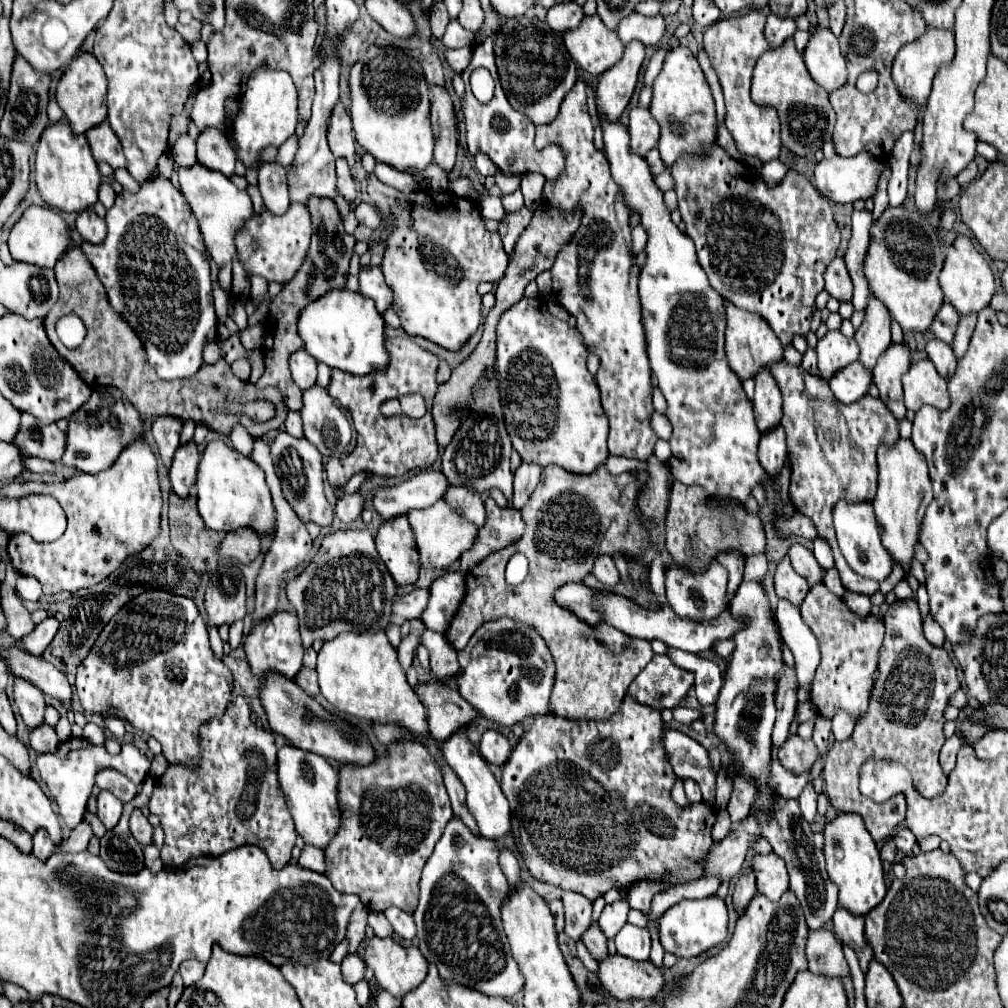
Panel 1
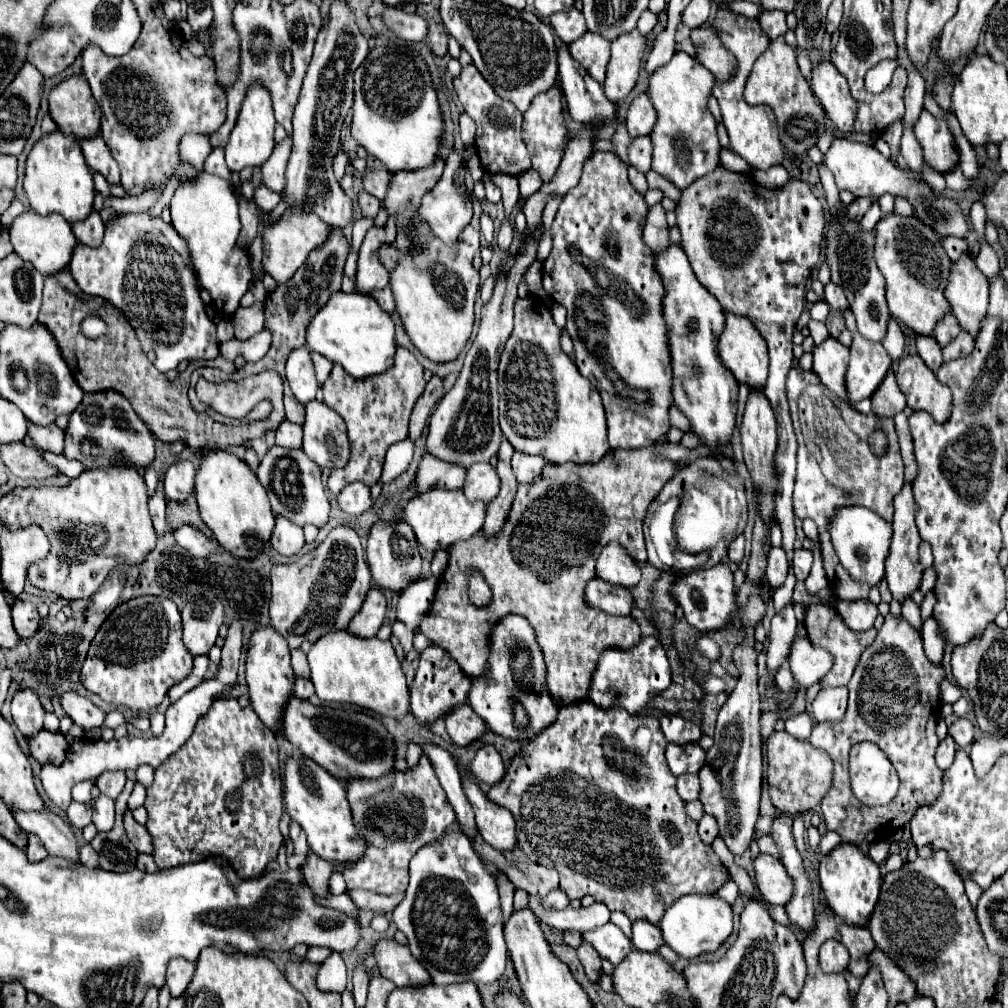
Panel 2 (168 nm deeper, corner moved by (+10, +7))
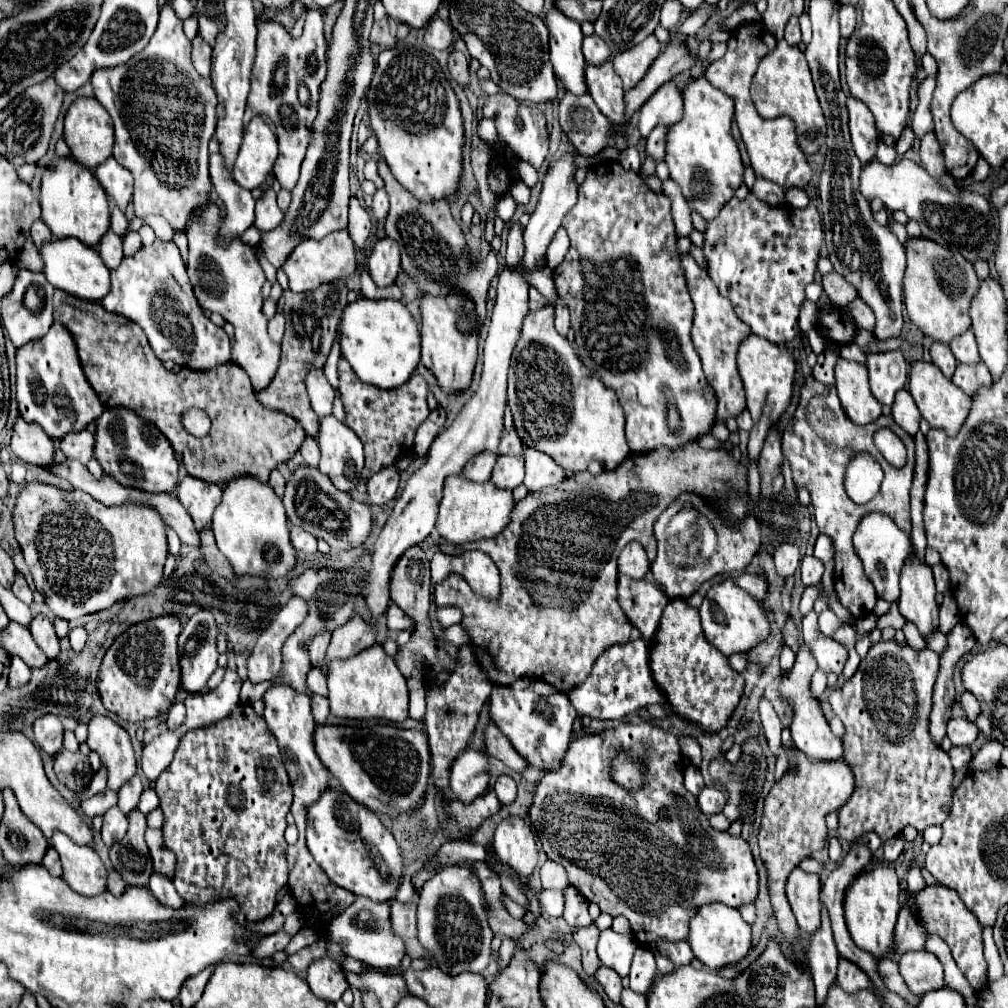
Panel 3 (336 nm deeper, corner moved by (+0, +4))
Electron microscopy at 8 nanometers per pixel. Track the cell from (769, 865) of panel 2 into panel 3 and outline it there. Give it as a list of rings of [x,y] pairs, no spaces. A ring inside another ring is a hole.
[[[794,869],[786,883],[786,897],[790,901],[792,913],[804,933],[814,933],[820,927],[822,913],[822,881],[814,873]]]

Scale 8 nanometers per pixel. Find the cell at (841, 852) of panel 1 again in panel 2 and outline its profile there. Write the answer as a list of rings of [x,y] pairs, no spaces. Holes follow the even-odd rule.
[[[840,842],[832,852],[820,860],[820,884],[824,886],[824,896],[836,916],[846,924],[866,926],[880,892],[880,868],[866,856],[856,844]]]

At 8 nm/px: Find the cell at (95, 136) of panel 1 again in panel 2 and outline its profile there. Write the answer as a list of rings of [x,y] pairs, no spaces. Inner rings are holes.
[[[96,134],[92,138],[82,138],[80,148],[82,148],[82,154],[84,154],[90,170],[98,170],[100,174],[106,176],[108,182],[120,182],[118,164],[114,160],[114,156],[108,152],[108,146],[104,144],[100,134]]]

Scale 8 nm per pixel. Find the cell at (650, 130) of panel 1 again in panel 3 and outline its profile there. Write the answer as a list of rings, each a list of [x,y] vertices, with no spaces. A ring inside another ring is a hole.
[[[674,81],[664,83],[640,109],[640,133],[648,137],[656,125],[674,125],[682,119],[682,91]]]

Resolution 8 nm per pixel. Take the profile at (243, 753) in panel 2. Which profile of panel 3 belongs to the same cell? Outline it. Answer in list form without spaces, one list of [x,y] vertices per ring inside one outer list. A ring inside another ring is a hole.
[[[240,703],[226,719],[198,731],[188,731],[180,739],[174,761],[158,777],[156,791],[166,817],[162,827],[164,843],[178,857],[174,875],[178,895],[188,903],[198,903],[198,899],[202,903],[210,899],[236,899],[238,907],[242,907],[238,923],[256,923],[268,917],[276,907],[278,891],[288,881],[284,829],[292,803],[292,787],[278,743],[266,727],[264,717],[256,715],[250,705]]]

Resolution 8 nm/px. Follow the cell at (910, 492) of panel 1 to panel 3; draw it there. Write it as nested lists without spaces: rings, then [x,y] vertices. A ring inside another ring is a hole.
[[[912,555],[910,563],[902,569],[900,575],[902,595],[898,599],[898,607],[902,617],[914,623],[924,639],[928,639],[934,631],[938,631],[938,603],[934,599],[934,577],[928,565],[922,565],[916,555]]]

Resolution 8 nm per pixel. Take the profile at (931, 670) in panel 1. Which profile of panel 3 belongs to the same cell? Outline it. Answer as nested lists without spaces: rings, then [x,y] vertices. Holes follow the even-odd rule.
[[[880,641],[870,647],[868,655],[860,661],[858,671],[852,679],[844,681],[830,695],[832,711],[842,719],[846,727],[844,735],[844,761],[852,767],[856,777],[856,789],[850,801],[838,811],[840,827],[838,837],[848,843],[856,841],[860,835],[872,831],[882,841],[898,837],[904,827],[912,825],[924,831],[930,825],[940,825],[950,813],[952,803],[952,765],[948,753],[932,743],[928,733],[928,715],[932,709],[932,689],[938,677],[940,657],[938,653],[924,649],[914,651],[910,647],[898,647],[894,641]]]

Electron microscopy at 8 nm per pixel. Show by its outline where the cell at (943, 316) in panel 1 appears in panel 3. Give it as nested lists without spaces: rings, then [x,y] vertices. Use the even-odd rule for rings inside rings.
[[[966,331],[962,335],[958,335],[956,339],[952,339],[950,349],[954,353],[954,357],[960,363],[978,363],[980,355],[978,355],[978,347],[976,347],[976,339],[972,331]]]

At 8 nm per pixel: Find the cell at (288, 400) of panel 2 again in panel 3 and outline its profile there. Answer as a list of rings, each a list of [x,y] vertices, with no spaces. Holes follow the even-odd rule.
[[[336,281],[330,285],[322,285],[310,293],[292,293],[290,289],[286,289],[282,291],[282,297],[278,299],[278,311],[286,317],[286,333],[282,339],[282,359],[270,387],[256,393],[256,399],[268,409],[284,411],[286,415],[294,417],[304,427],[306,435],[310,435],[312,439],[318,439],[320,417],[310,407],[304,379],[310,373],[310,369],[324,367],[336,339],[342,311],[346,307],[346,295],[348,295],[346,283]]]

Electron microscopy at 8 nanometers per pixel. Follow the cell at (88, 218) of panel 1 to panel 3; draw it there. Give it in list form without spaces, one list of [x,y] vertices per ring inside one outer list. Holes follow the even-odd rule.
[[[108,231],[108,233],[104,235],[104,239],[100,241],[100,245],[98,245],[96,249],[98,249],[102,261],[106,263],[106,267],[112,269],[112,271],[114,271],[114,267],[118,267],[118,263],[120,263],[122,257],[124,257],[124,255],[122,255],[122,237],[118,237],[118,235],[112,233],[112,231]]]

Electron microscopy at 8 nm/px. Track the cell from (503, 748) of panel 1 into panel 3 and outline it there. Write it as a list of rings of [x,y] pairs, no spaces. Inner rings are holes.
[[[508,775],[498,777],[498,781],[494,783],[494,793],[496,793],[496,797],[498,797],[498,801],[502,805],[514,803],[514,799],[516,799],[516,783],[514,783],[514,779],[508,777]]]

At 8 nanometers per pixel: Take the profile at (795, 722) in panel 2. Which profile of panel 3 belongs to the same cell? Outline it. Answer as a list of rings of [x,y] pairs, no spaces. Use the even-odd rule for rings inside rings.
[[[802,643],[798,655],[796,655],[796,663],[792,667],[792,671],[784,673],[782,675],[782,683],[780,683],[780,699],[782,701],[788,701],[792,711],[794,711],[794,719],[792,719],[792,725],[790,725],[790,731],[792,731],[792,739],[796,743],[796,747],[810,759],[810,761],[838,761],[842,759],[842,739],[836,737],[828,725],[828,721],[824,719],[822,715],[822,709],[820,705],[816,703],[812,691],[810,691],[810,677],[812,673],[818,669],[816,665],[816,659],[810,651],[810,647],[806,643]]]

